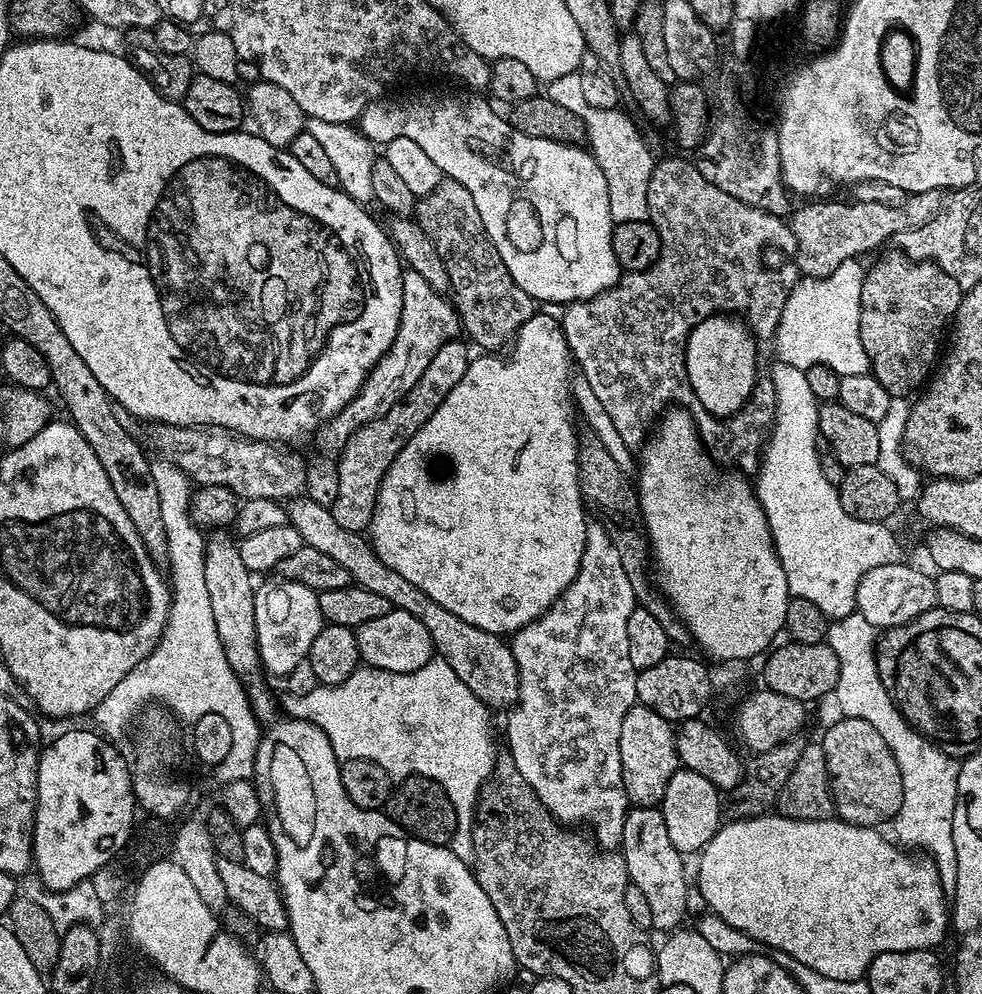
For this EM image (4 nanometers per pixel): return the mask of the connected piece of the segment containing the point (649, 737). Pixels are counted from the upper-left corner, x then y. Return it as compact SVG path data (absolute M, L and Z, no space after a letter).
M637 702L622 720L620 753L622 754L622 778L628 799L633 805L650 808L659 805L666 794L666 784L678 767L676 735L673 725L654 710Z

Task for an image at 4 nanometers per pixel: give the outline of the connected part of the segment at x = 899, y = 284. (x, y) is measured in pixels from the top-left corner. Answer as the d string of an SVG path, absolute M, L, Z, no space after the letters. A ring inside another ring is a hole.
M899 250L893 253L893 256L884 256L873 268L867 269L862 286L860 333L862 346L872 364L872 375L878 382L882 382L889 396L899 398L914 391L920 383L923 385L929 379L942 352L940 339L943 336L945 339L946 329L956 309L957 284L953 276L948 276L937 264L917 262Z

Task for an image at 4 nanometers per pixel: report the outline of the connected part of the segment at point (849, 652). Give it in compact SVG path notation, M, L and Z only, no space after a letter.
M853 614L843 616L842 619L829 623L826 643L832 647L834 654L838 654L838 682L834 699L840 703L843 715L847 718L862 718L862 722L870 722L872 732L882 734L886 746L890 746L890 754L894 754L894 762L898 762L898 770L902 774L903 802L898 814L892 821L892 827L898 836L897 841L905 847L922 848L931 856L940 875L941 886L945 895L955 895L959 884L959 864L954 849L953 822L951 813L954 810L957 794L957 780L960 773L960 764L952 756L947 756L943 747L937 746L929 740L923 732L917 732L907 718L903 716L896 706L896 701L880 681L878 666L876 665L876 645L878 643L878 629L872 625L867 615Z

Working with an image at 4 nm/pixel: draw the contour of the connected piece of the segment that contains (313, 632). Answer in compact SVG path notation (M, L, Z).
M300 588L293 596L284 596L281 600L256 598L251 603L256 622L256 649L260 651L263 671L269 677L286 677L294 666L298 666L298 662L308 659L310 646L314 646L314 638L318 638L326 623L320 609L319 595L308 588Z

